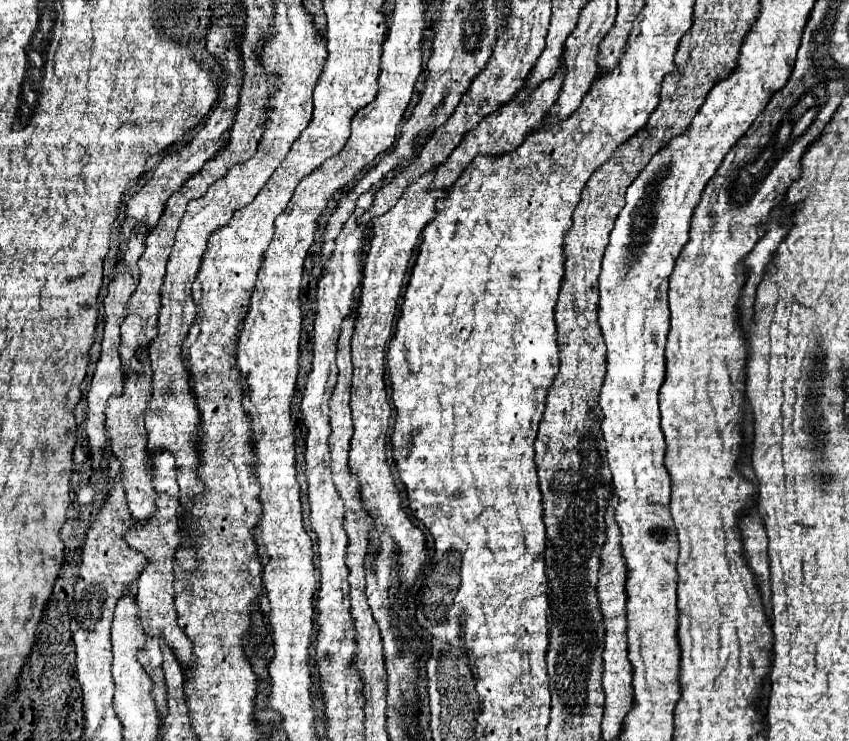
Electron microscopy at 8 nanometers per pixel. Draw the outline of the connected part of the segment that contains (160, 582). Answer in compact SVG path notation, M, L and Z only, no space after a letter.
M158 453L152 455L150 465L154 467L154 489L158 493L156 505L158 511L152 515L150 523L144 525L134 525L132 531L126 535L126 541L132 549L140 551L148 559L146 571L140 573L138 579L138 593L136 593L136 605L138 605L138 621L142 625L142 631L146 635L146 643L142 651L138 651L138 659L144 667L144 671L150 675L154 687L152 695L156 701L156 709L160 719L166 717L166 683L164 683L164 673L162 673L162 649L160 641L166 641L166 645L174 651L176 659L180 661L184 671L190 671L194 667L194 643L186 639L186 633L178 627L176 623L176 605L174 605L174 563L176 563L176 551L182 541L180 535L180 523L178 523L178 483L176 483L176 465L174 457L170 453Z

